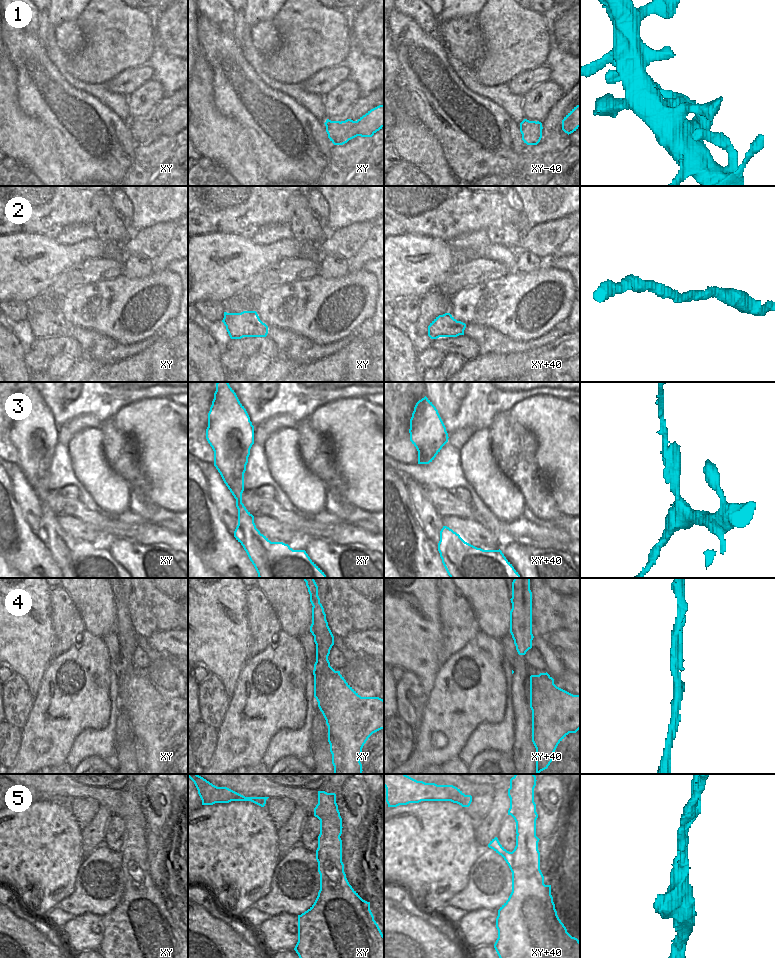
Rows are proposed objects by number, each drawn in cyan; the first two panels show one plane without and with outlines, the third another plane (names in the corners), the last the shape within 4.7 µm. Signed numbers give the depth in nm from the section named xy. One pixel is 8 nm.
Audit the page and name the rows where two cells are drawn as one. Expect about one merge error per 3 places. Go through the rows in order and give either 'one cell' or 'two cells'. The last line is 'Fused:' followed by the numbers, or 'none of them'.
1: two cells
2: one cell
3: two cells
4: two cells
5: two cells
Fused: 1, 3, 4, 5

